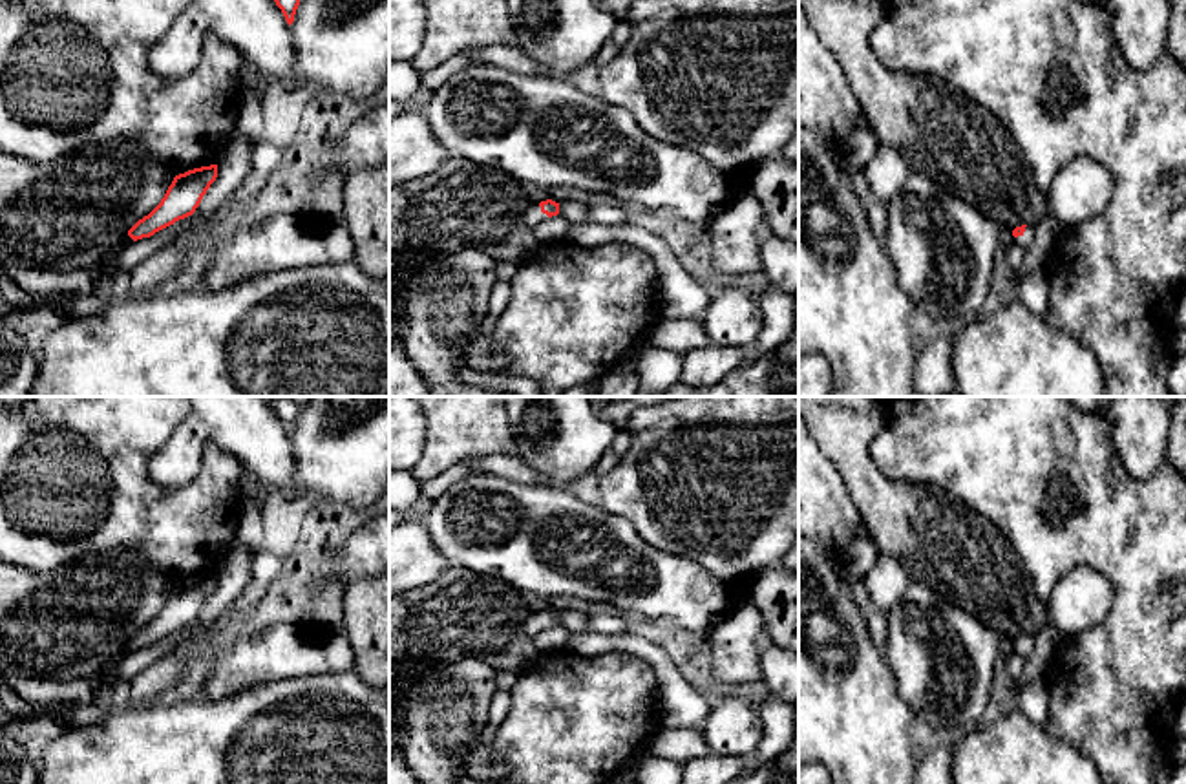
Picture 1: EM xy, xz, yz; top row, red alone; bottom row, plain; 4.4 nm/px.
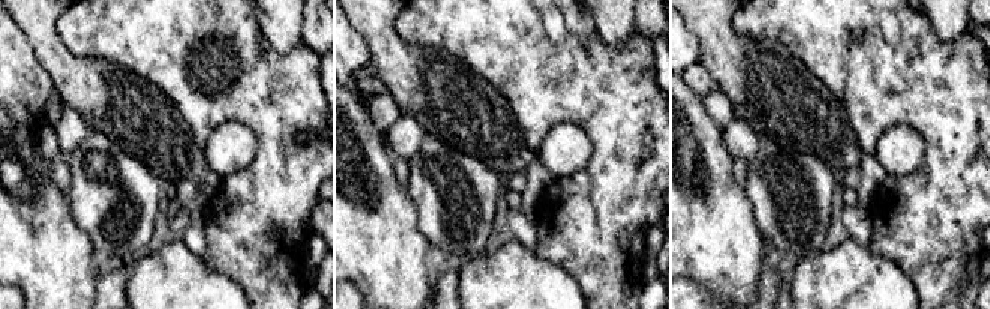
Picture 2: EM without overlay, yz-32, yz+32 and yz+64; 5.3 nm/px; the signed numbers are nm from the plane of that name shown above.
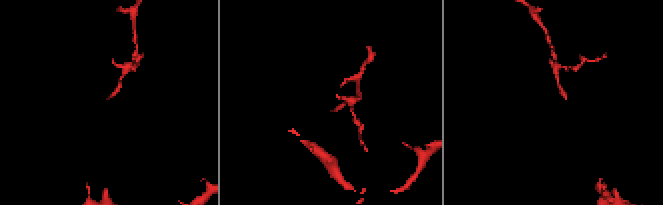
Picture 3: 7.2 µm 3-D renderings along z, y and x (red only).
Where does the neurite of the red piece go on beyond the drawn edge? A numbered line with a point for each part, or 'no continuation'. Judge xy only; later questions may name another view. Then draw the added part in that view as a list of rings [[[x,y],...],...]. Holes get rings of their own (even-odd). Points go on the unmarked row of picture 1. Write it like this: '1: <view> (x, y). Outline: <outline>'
1: xy (108, 671). Outline: [[[124,643],[124,645],[104,663],[104,667],[99,671],[101,680],[102,680],[99,691],[101,691],[104,685],[108,685],[108,683],[113,682],[113,678],[117,676],[121,660],[122,660],[128,652],[132,652],[132,651],[133,651],[133,649],[132,649],[128,643]]]

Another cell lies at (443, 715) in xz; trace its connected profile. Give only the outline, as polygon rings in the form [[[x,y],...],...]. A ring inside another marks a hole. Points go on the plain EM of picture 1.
[[[477,658],[433,663],[413,676],[408,691],[400,691],[397,720],[400,751],[422,784],[459,782],[466,758],[486,727],[495,691],[495,669]]]

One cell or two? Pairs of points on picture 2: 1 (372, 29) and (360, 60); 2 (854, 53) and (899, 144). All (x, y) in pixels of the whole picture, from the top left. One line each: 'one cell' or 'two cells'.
1: two cells
2: two cells

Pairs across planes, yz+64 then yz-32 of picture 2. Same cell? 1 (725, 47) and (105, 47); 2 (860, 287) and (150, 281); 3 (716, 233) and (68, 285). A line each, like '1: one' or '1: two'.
1: two
2: one
3: one

